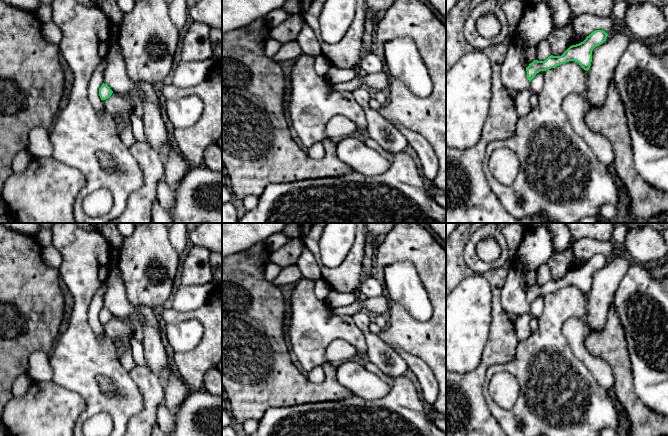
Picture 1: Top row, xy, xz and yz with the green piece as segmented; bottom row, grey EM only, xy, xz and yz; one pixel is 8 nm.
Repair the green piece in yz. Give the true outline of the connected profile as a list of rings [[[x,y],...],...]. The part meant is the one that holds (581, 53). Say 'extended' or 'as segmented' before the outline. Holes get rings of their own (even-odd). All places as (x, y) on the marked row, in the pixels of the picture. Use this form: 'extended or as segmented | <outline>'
as segmented | [[[595,30],[586,39],[576,45],[570,46],[561,56],[549,56],[544,61],[534,60],[526,67],[529,82],[540,71],[555,68],[569,61],[577,62],[584,70],[588,71],[592,62],[592,51],[603,44],[608,34],[603,30]]]

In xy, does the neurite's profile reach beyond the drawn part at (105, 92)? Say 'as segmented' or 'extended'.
as segmented

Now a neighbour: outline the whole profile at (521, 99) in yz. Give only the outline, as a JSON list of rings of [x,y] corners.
[[[529,90],[514,95],[515,109],[519,117],[526,116],[532,109],[529,102],[532,93]]]

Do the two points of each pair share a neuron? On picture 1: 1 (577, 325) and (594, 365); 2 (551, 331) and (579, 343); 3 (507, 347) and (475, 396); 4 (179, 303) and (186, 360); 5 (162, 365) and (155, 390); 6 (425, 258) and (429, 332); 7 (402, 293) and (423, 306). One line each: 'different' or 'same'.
1: same
2: different
3: same
4: different
5: different
6: same
7: same

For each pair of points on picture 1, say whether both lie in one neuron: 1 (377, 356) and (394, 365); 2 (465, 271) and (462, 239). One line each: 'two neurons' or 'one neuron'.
1: one neuron
2: one neuron

